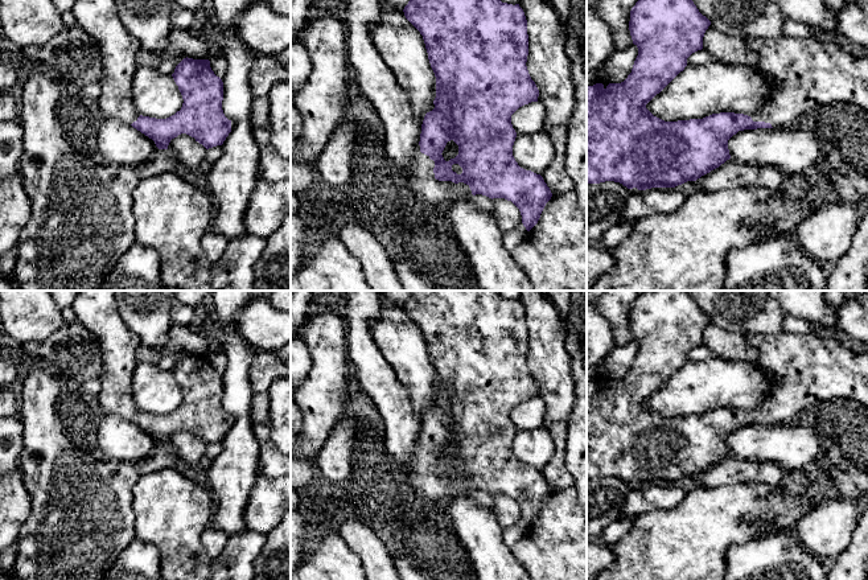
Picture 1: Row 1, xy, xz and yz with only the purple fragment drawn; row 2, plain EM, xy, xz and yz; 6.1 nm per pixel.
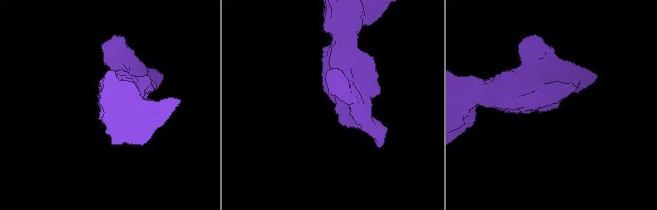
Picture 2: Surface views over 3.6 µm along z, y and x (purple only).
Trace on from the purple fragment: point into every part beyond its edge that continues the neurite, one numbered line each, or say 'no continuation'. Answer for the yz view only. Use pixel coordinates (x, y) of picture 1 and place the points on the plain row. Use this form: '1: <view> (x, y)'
1: yz (806, 370)

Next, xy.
1: xy (97, 311)

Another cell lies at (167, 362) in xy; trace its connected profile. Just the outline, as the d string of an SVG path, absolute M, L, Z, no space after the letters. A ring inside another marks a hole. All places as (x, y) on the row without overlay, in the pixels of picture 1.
M177 350L177 351L173 351L173 353L165 353L157 366L161 369L161 370L165 370L165 371L172 371L174 369L174 365L176 362L184 355L186 354L185 351L182 350Z

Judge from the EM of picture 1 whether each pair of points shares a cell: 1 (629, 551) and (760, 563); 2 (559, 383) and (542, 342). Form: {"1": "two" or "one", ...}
{"1": "two", "2": "one"}

